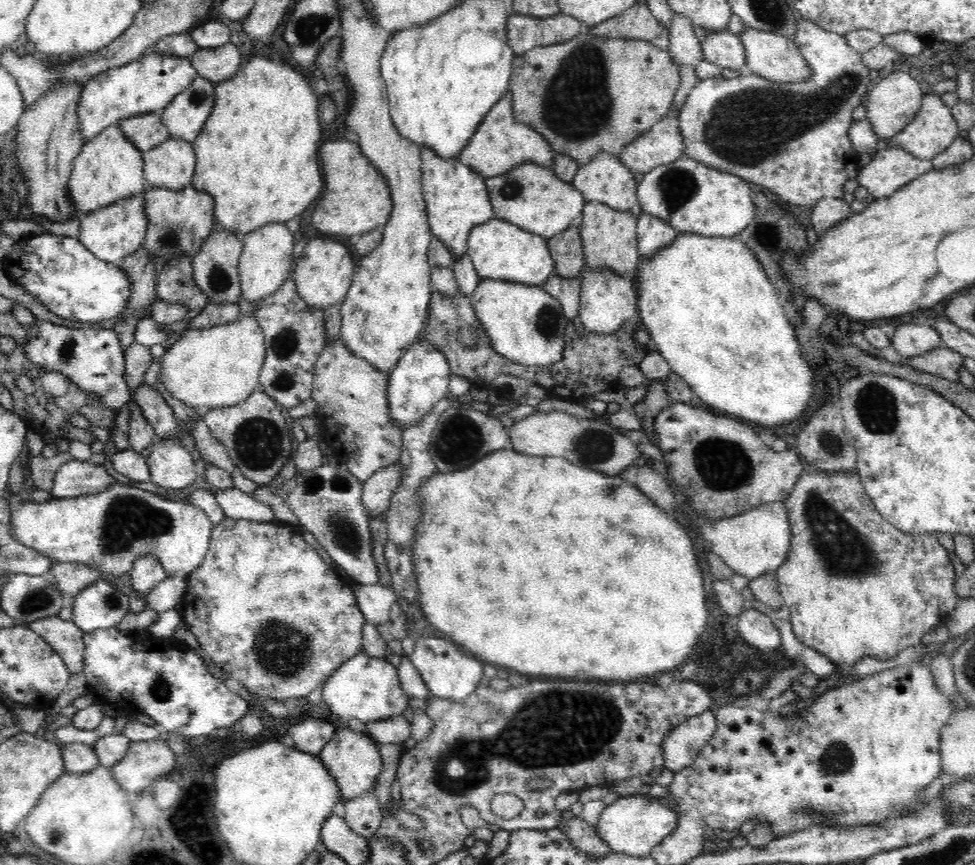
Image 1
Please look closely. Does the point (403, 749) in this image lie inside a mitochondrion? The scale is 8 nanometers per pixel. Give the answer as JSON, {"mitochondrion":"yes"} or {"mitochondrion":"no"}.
{"mitochondrion":"no"}

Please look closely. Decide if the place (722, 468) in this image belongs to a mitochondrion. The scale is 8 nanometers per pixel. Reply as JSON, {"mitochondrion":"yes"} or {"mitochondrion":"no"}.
{"mitochondrion":"yes"}

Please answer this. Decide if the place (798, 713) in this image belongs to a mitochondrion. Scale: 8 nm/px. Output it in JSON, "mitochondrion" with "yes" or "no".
{"mitochondrion":"no"}

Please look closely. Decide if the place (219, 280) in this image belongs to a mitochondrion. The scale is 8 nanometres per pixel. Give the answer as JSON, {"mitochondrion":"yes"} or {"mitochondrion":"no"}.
{"mitochondrion":"yes"}

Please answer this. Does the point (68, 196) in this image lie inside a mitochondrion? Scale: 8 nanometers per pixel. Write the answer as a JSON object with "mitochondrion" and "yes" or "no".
{"mitochondrion":"no"}

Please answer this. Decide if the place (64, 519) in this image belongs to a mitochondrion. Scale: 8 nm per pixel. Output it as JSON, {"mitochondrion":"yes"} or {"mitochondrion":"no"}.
{"mitochondrion":"no"}

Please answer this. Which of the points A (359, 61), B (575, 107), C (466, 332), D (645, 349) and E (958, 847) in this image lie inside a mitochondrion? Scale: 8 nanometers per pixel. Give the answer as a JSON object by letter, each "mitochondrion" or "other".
{"A":"other","B":"mitochondrion","C":"mitochondrion","D":"other","E":"mitochondrion"}

